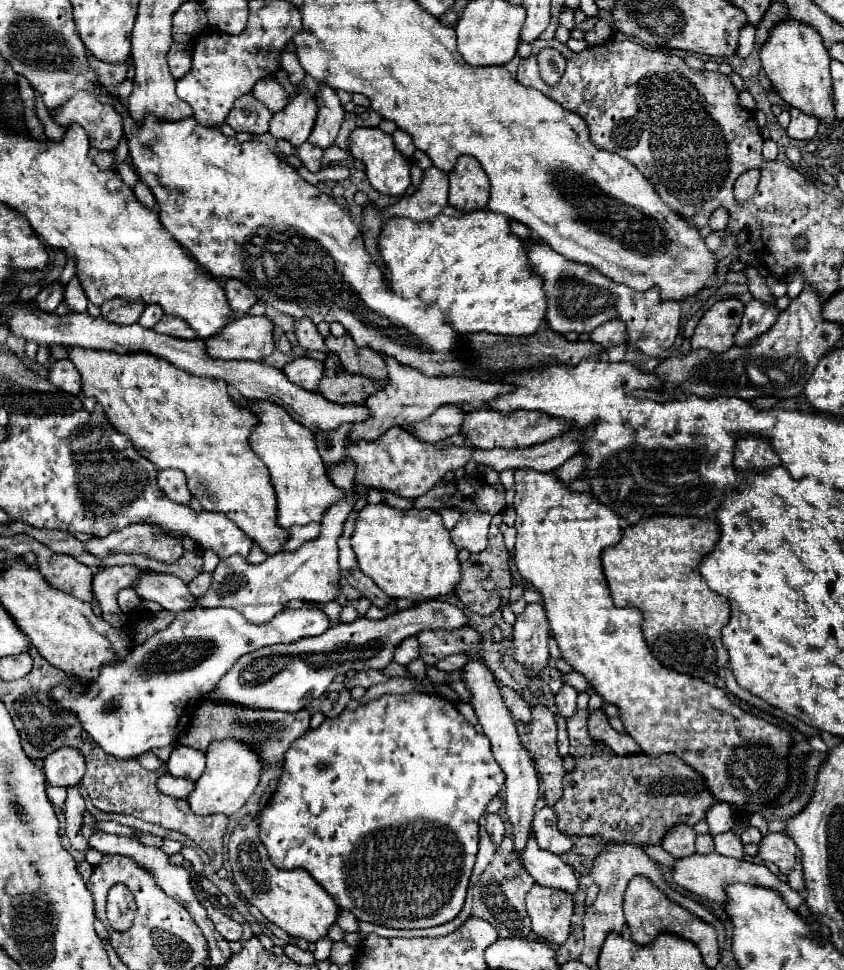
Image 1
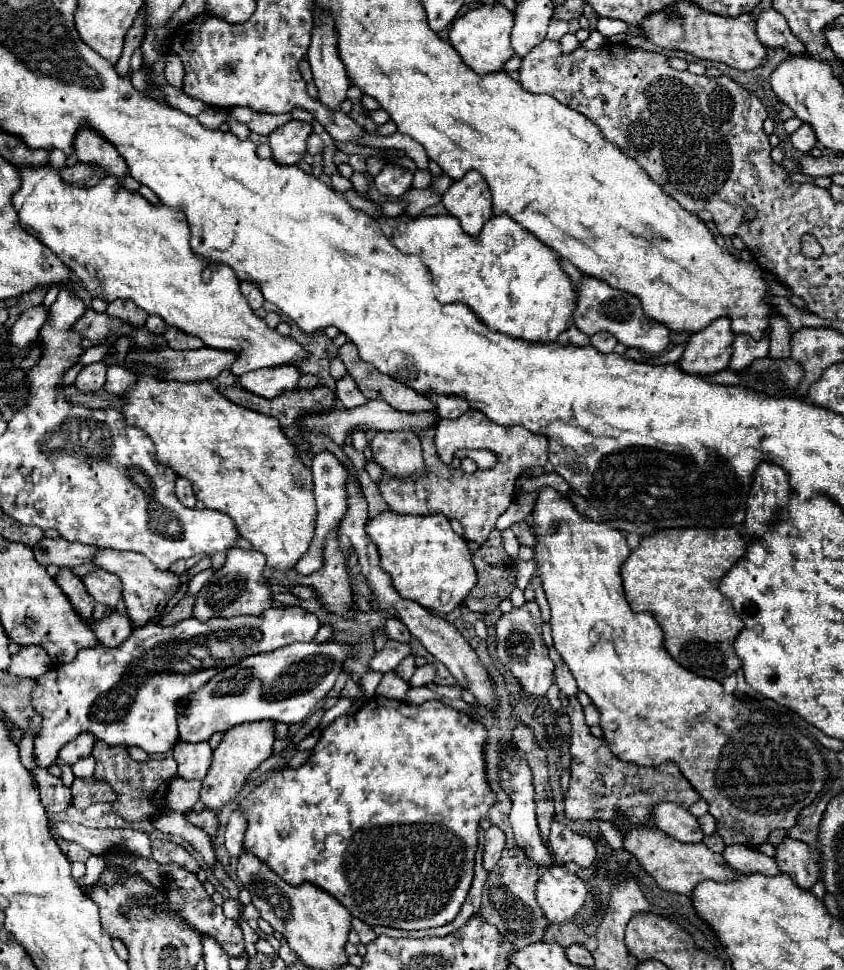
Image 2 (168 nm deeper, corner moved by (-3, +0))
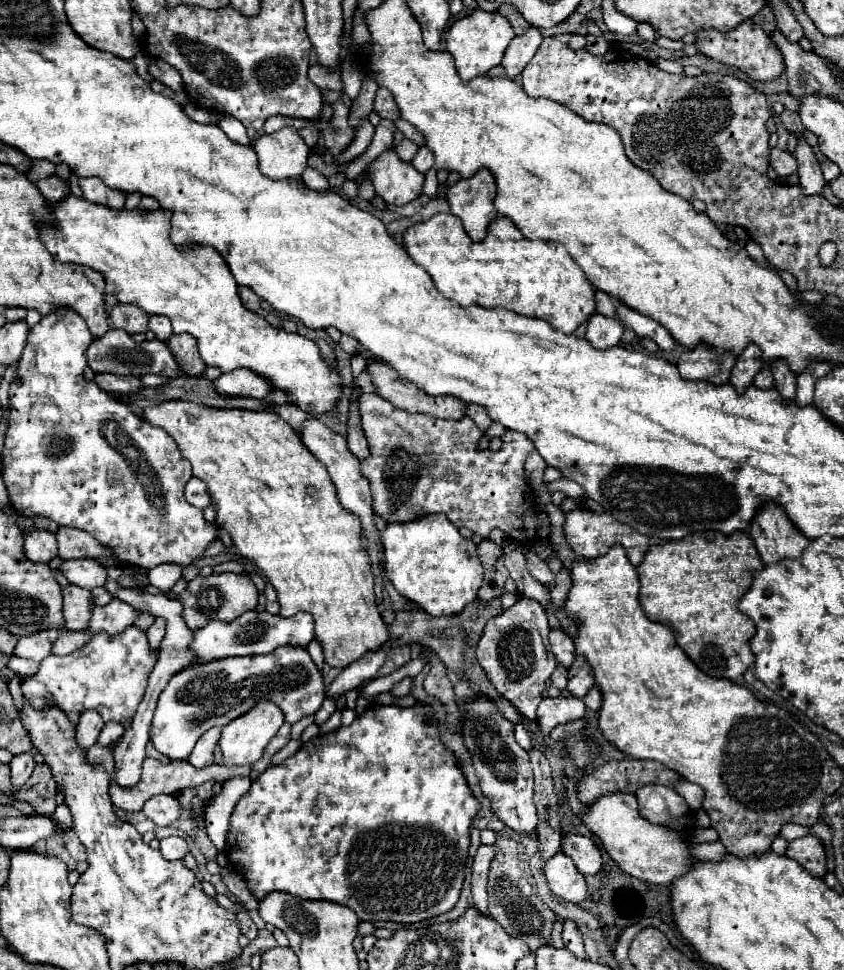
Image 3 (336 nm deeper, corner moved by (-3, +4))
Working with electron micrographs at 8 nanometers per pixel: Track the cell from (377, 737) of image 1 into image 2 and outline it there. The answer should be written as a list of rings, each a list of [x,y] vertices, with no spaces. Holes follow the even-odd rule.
[[[372,697],[368,699],[358,713],[354,715],[342,715],[332,725],[328,725],[322,731],[320,741],[314,747],[312,757],[296,767],[290,769],[288,765],[278,769],[270,779],[262,781],[250,795],[240,799],[238,809],[246,817],[246,833],[244,833],[244,849],[262,863],[266,863],[278,877],[282,877],[290,885],[302,885],[312,883],[320,887],[322,891],[328,891],[334,899],[338,899],[352,917],[374,925],[386,925],[396,929],[430,929],[440,927],[458,915],[470,883],[474,875],[474,853],[478,845],[478,823],[488,813],[488,809],[494,805],[494,793],[486,783],[486,769],[484,769],[484,741],[486,741],[486,729],[472,721],[462,711],[452,709],[450,705],[442,701],[426,701],[422,705],[408,705],[404,701],[394,701],[386,697]]]

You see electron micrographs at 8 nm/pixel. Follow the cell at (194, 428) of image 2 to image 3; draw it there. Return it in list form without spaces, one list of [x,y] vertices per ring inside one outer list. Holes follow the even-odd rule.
[[[196,405],[196,409],[168,409],[168,411],[158,411],[160,407],[150,407],[144,409],[142,419],[150,425],[162,427],[178,445],[180,453],[184,459],[192,463],[192,473],[194,477],[202,479],[208,485],[208,495],[212,499],[212,507],[216,511],[216,525],[226,529],[234,541],[234,547],[242,557],[248,557],[250,561],[256,563],[256,567],[268,577],[268,581],[274,585],[280,601],[280,615],[290,617],[296,611],[306,611],[314,617],[314,637],[322,643],[326,663],[330,667],[348,667],[354,659],[360,659],[366,651],[378,649],[386,639],[388,639],[388,629],[376,609],[376,597],[372,589],[372,569],[370,569],[370,559],[366,555],[366,547],[360,539],[360,519],[356,515],[350,515],[348,511],[342,509],[342,505],[336,499],[336,489],[334,483],[330,481],[330,475],[326,473],[326,467],[304,447],[300,435],[292,431],[292,427],[274,411],[240,411],[240,409],[216,409],[208,405]]]

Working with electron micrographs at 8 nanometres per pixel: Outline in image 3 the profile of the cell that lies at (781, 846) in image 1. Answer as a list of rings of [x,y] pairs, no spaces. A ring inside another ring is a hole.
[[[806,835],[802,839],[790,841],[786,849],[786,857],[798,861],[814,877],[826,875],[826,853],[822,841],[816,835]]]

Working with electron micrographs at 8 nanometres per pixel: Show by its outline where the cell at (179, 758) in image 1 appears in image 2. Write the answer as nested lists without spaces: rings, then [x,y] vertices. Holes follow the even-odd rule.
[[[208,741],[200,743],[176,743],[174,759],[178,763],[178,775],[182,779],[204,779],[212,759],[212,747]]]

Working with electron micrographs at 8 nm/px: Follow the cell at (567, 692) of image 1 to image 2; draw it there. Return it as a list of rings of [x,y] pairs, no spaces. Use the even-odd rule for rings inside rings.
[[[556,663],[554,681],[556,681],[556,685],[560,687],[560,691],[562,691],[562,693],[566,693],[568,697],[570,697],[570,695],[574,695],[574,693],[578,691],[578,687],[576,687],[576,683],[574,683],[574,677],[572,677],[570,669],[568,669],[564,663]]]

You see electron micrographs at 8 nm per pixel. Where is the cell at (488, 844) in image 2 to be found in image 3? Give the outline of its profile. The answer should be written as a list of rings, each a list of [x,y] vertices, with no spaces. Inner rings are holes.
[[[480,845],[476,857],[474,857],[474,865],[472,865],[472,895],[474,895],[474,903],[476,909],[480,913],[486,913],[486,877],[488,877],[488,869],[490,863],[494,859],[494,851],[496,845]]]

